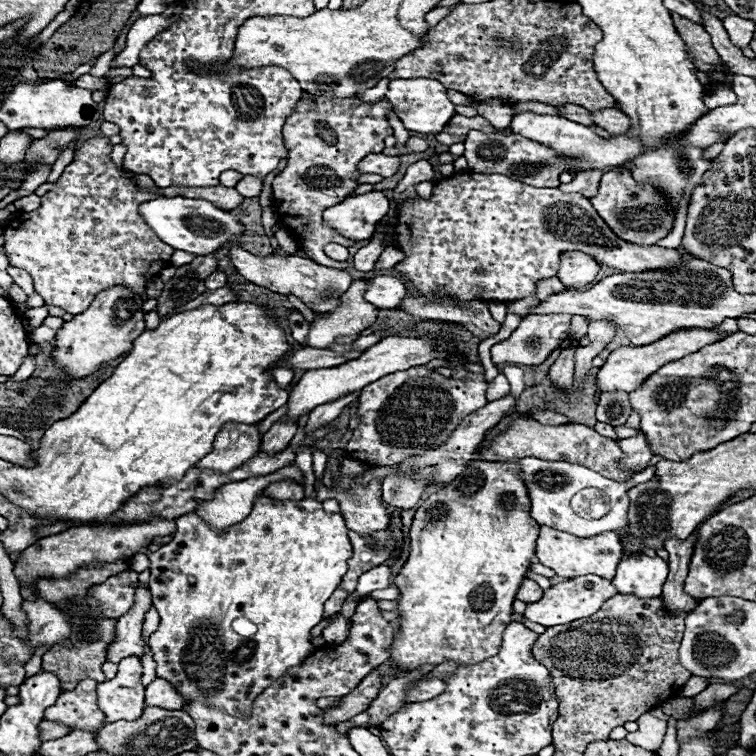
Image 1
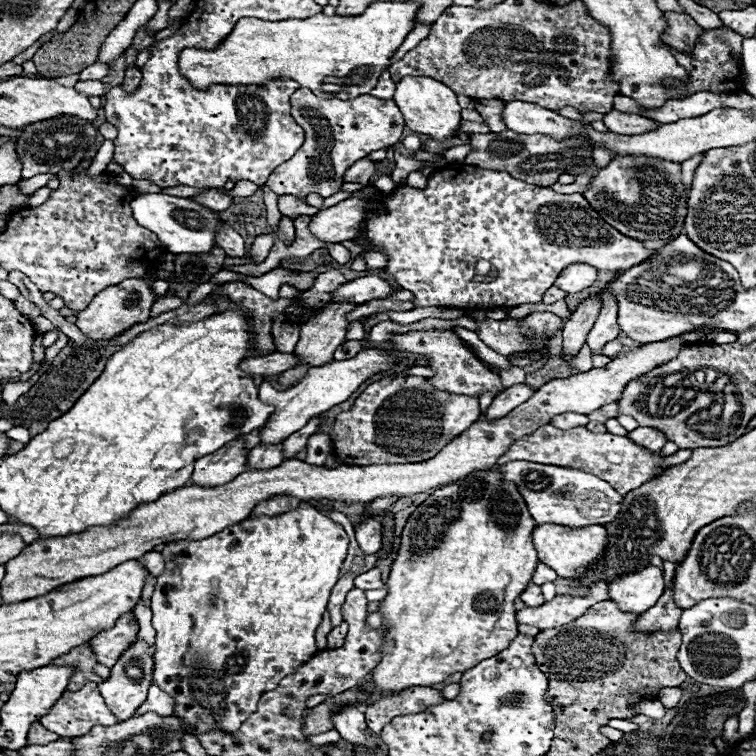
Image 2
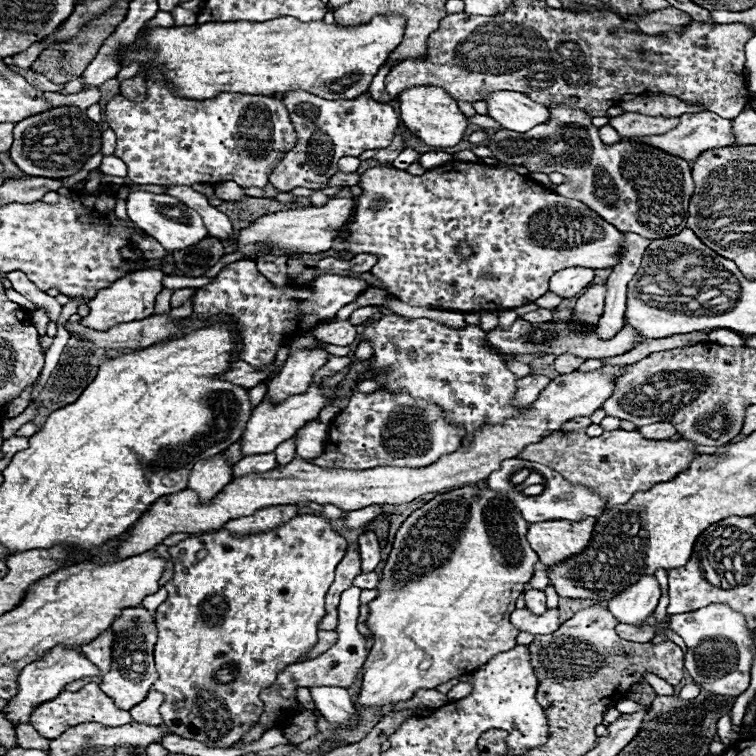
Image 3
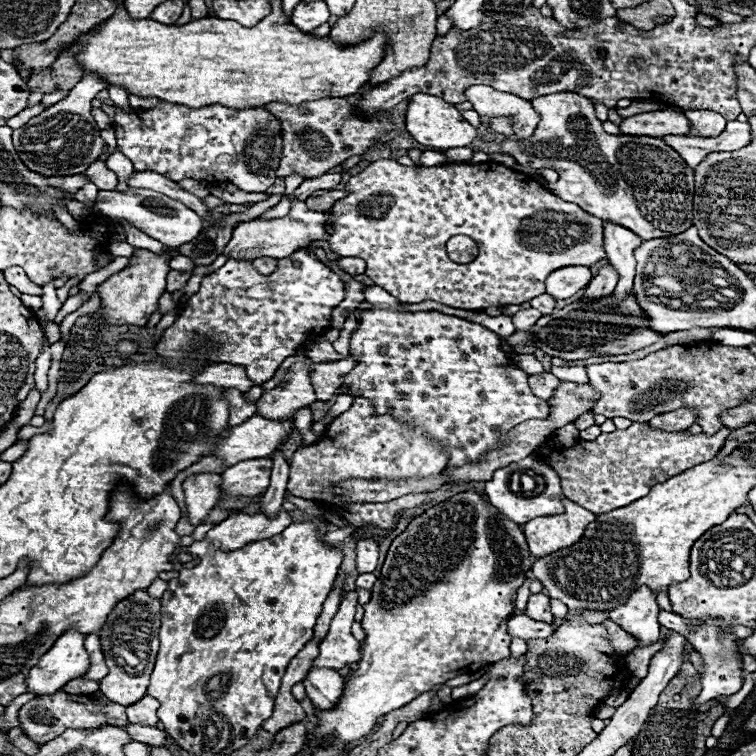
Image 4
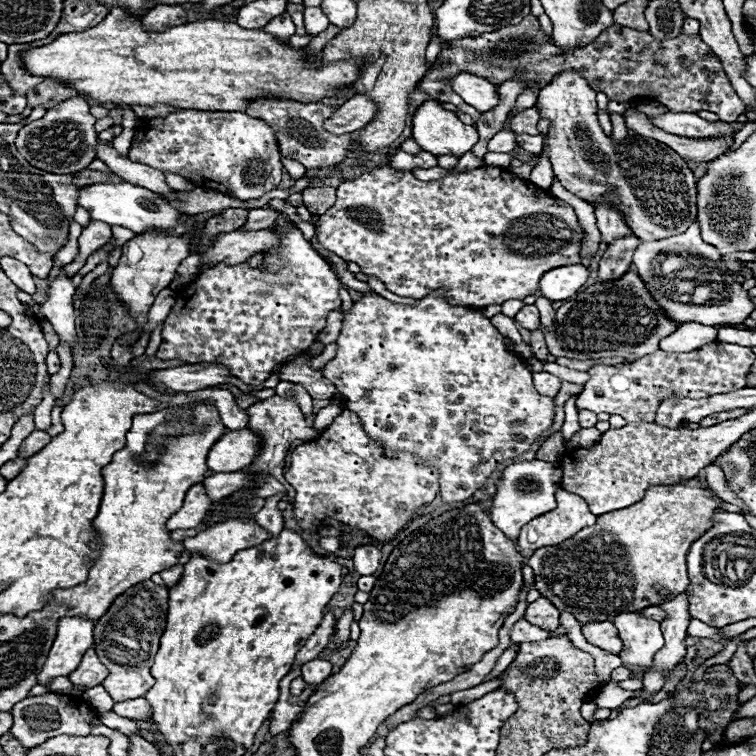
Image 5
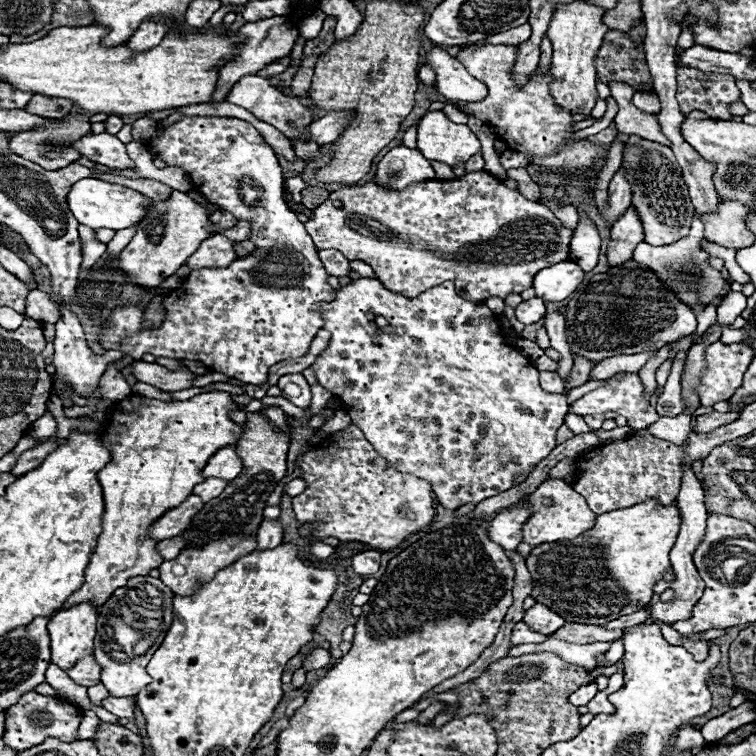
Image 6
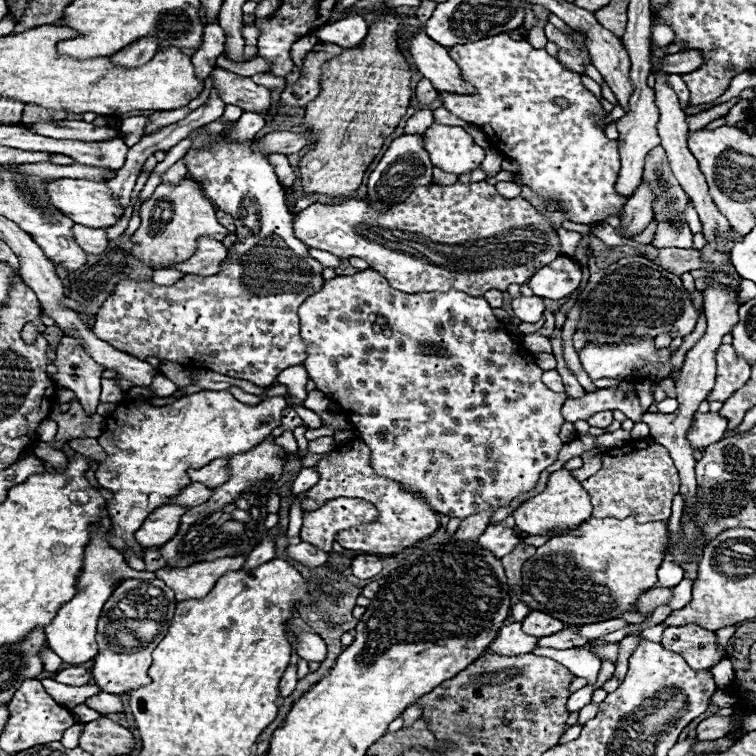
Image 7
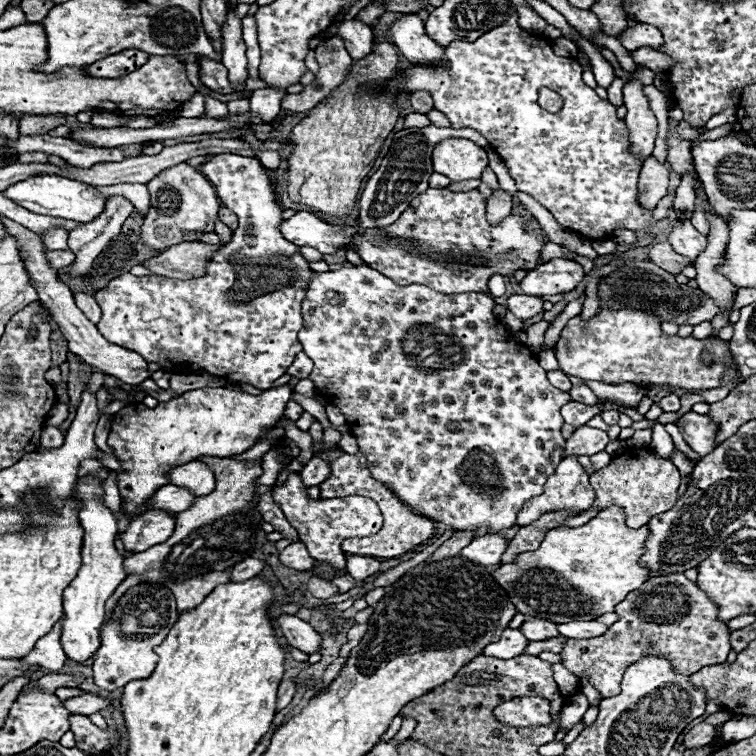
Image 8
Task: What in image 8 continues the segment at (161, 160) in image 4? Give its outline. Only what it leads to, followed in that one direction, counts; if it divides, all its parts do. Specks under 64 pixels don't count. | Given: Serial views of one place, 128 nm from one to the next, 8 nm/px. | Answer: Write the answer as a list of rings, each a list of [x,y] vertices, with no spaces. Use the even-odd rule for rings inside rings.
[[[260,88],[252,92],[250,98],[250,110],[260,116],[262,120],[276,118],[280,114],[280,102],[284,98],[284,92],[276,88]],[[222,154],[212,156],[200,166],[202,174],[216,188],[218,198],[238,216],[238,228],[232,240],[220,246],[208,260],[208,274],[194,280],[174,280],[160,276],[134,276],[130,272],[108,282],[106,288],[94,294],[102,308],[102,320],[96,324],[100,334],[122,348],[138,352],[146,362],[156,362],[162,370],[178,374],[208,372],[230,382],[246,382],[258,390],[268,390],[286,374],[294,356],[302,350],[298,332],[302,328],[302,298],[304,294],[282,294],[284,290],[306,290],[312,270],[298,254],[298,246],[284,240],[276,226],[282,222],[282,208],[276,204],[274,190],[258,158]]]

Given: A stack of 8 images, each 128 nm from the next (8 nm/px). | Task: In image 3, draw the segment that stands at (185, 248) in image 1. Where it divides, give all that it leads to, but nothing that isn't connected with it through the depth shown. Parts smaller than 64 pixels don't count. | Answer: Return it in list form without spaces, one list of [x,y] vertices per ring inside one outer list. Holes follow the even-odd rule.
[[[130,192],[128,196],[128,216],[130,220],[148,236],[156,238],[168,252],[174,250],[184,250],[196,242],[200,242],[200,238],[208,236],[208,230],[202,222],[202,218],[196,214],[196,210],[188,208],[186,204],[178,202],[176,198],[168,196],[168,194],[152,194],[152,192]]]

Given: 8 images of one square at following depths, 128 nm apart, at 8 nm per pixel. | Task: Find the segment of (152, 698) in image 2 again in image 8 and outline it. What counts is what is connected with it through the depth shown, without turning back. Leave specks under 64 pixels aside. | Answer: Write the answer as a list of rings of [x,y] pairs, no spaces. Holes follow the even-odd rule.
[[[82,694],[82,696],[74,696],[68,698],[66,702],[62,702],[62,706],[70,712],[70,714],[94,714],[106,706],[110,706],[108,698],[96,696],[96,694]]]

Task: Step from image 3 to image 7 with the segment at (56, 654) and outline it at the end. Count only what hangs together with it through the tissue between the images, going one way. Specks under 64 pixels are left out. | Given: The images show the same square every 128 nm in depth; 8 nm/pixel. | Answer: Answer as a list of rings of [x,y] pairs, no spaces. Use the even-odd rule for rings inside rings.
[[[92,526],[90,530],[92,530],[90,542],[84,550],[84,566],[76,580],[76,594],[72,600],[62,604],[62,608],[58,610],[58,616],[52,620],[52,624],[44,628],[48,646],[52,646],[52,650],[68,664],[84,664],[98,654],[96,622],[100,618],[104,602],[112,596],[112,592],[122,580],[128,580],[128,578],[153,580],[156,577],[153,572],[132,570],[126,564],[124,556],[108,544],[106,532],[100,526]]]

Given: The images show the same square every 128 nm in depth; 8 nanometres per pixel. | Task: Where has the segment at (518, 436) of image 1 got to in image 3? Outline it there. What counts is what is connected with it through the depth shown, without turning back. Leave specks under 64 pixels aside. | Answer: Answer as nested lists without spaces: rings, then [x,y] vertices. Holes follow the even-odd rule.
[[[558,430],[556,434],[526,446],[524,454],[518,454],[522,460],[540,462],[560,472],[570,484],[590,488],[606,500],[606,508],[626,504],[632,494],[646,492],[654,484],[676,478],[698,456],[696,444],[690,440],[648,440],[638,430],[612,430],[596,438],[586,436],[584,430]]]

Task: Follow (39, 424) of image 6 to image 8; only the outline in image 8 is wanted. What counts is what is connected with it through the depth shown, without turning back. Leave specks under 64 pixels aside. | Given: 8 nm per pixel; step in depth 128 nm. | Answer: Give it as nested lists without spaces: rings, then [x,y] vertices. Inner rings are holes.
[[[46,426],[42,430],[42,438],[40,438],[40,446],[42,448],[60,448],[64,442],[64,434],[54,428],[54,426]]]

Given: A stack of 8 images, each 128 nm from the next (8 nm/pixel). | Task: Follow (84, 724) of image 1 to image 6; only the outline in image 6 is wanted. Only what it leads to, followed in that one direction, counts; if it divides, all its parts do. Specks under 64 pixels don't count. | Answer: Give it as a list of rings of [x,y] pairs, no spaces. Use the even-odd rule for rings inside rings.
[[[30,690],[14,706],[10,706],[6,710],[6,730],[4,730],[2,740],[6,746],[10,746],[16,752],[38,746],[46,738],[58,738],[62,742],[74,742],[80,720],[82,720],[80,708],[72,706],[70,702],[66,702],[62,698],[42,696],[36,690]]]

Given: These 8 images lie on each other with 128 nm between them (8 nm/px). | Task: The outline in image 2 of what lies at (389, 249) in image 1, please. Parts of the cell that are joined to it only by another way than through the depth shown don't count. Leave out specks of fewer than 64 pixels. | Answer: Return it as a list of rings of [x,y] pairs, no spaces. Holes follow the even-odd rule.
[[[366,252],[364,258],[366,258],[366,264],[368,264],[370,270],[374,270],[374,268],[384,268],[384,266],[386,266],[386,260],[388,260],[388,258],[384,258],[384,254],[380,254],[380,252]]]

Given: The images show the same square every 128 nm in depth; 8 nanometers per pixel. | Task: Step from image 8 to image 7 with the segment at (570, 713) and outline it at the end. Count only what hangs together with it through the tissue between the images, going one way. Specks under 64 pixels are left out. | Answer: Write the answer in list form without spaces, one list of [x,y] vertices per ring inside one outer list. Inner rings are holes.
[[[594,684],[594,686],[584,686],[584,688],[576,690],[574,694],[570,694],[570,698],[568,698],[566,704],[568,712],[578,712],[578,710],[582,710],[586,704],[590,704],[590,700],[592,700],[592,692],[594,692],[596,688],[598,688],[596,684]]]

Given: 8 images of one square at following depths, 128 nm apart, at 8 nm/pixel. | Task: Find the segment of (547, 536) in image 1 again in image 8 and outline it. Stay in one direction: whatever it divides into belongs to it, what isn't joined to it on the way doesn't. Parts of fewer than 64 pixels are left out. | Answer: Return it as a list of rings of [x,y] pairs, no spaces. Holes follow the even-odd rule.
[[[566,456],[558,464],[556,472],[548,476],[548,480],[544,484],[544,492],[540,496],[530,498],[524,504],[524,510],[520,510],[520,514],[518,514],[518,524],[526,526],[528,522],[534,522],[536,518],[540,518],[540,514],[546,514],[546,512],[552,512],[552,510],[588,510],[594,504],[594,498],[596,498],[594,488],[590,486],[588,474],[580,466],[578,456]]]

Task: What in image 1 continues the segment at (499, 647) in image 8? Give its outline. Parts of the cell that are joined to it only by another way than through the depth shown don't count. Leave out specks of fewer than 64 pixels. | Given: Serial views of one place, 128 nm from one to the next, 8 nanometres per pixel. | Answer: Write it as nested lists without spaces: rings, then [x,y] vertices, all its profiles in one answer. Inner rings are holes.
[[[588,574],[584,578],[572,578],[560,584],[554,584],[550,590],[544,592],[540,602],[534,604],[526,604],[526,620],[542,624],[546,628],[550,626],[558,626],[558,624],[568,624],[572,620],[580,620],[580,618],[588,618],[590,614],[594,614],[596,610],[600,610],[600,606],[612,598],[616,594],[616,588],[610,584],[610,580],[604,580],[600,576]]]

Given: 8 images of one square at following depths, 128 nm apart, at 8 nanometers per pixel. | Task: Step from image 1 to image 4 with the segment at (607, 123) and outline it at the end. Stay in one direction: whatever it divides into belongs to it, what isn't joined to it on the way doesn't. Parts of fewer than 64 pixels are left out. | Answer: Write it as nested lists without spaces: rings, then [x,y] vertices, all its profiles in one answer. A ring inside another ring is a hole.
[[[672,108],[624,118],[620,126],[620,134],[652,136],[652,138],[660,138],[660,134],[688,134],[688,132],[690,132],[688,118],[684,116],[684,112]]]

